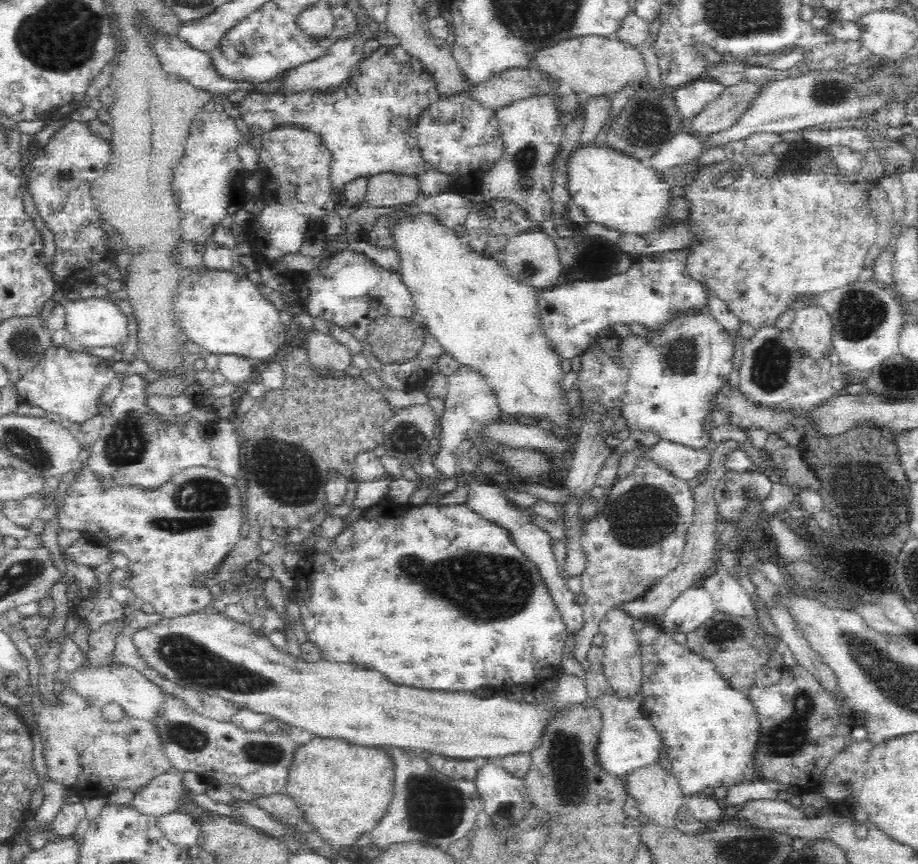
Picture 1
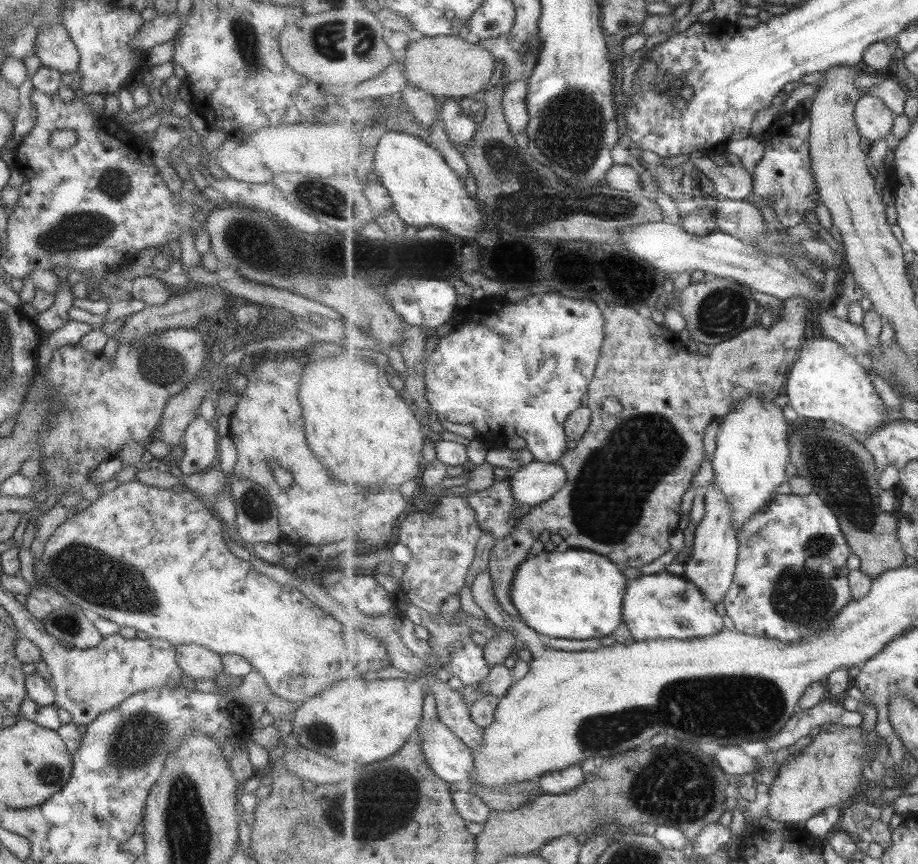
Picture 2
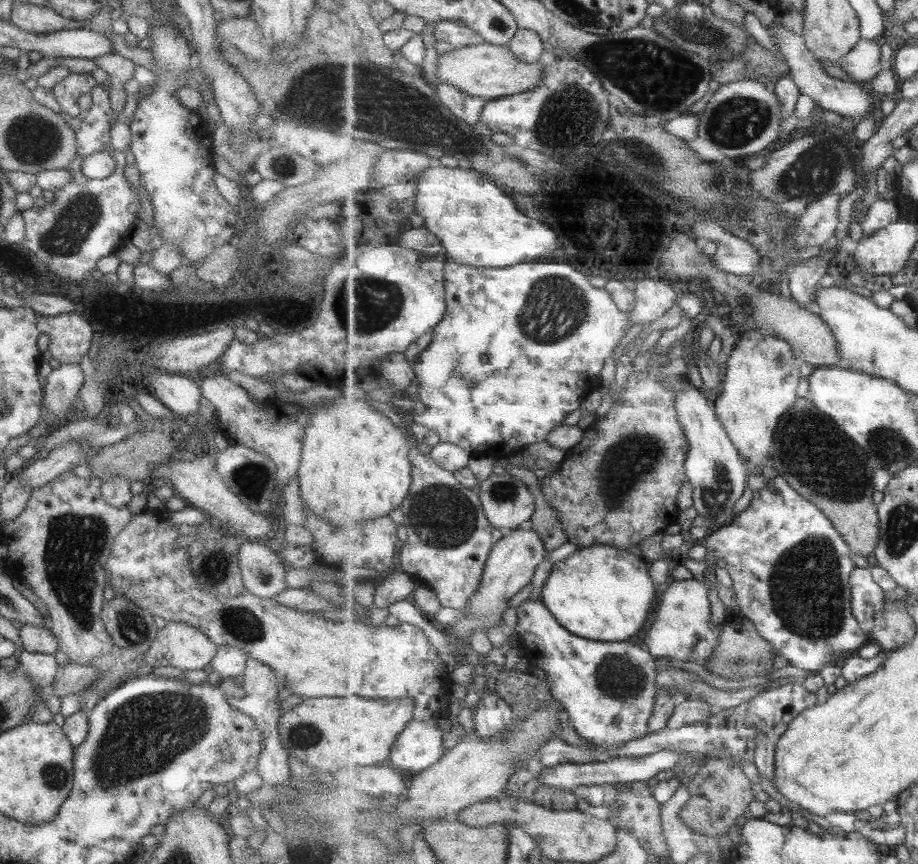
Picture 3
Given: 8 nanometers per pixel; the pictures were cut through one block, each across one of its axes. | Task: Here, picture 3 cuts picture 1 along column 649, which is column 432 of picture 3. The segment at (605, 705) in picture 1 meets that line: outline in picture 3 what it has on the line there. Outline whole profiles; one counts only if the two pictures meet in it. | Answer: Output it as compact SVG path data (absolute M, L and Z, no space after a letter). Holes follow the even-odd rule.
M415 720L396 740L389 763L415 775L438 764L444 755L444 730L434 720Z

